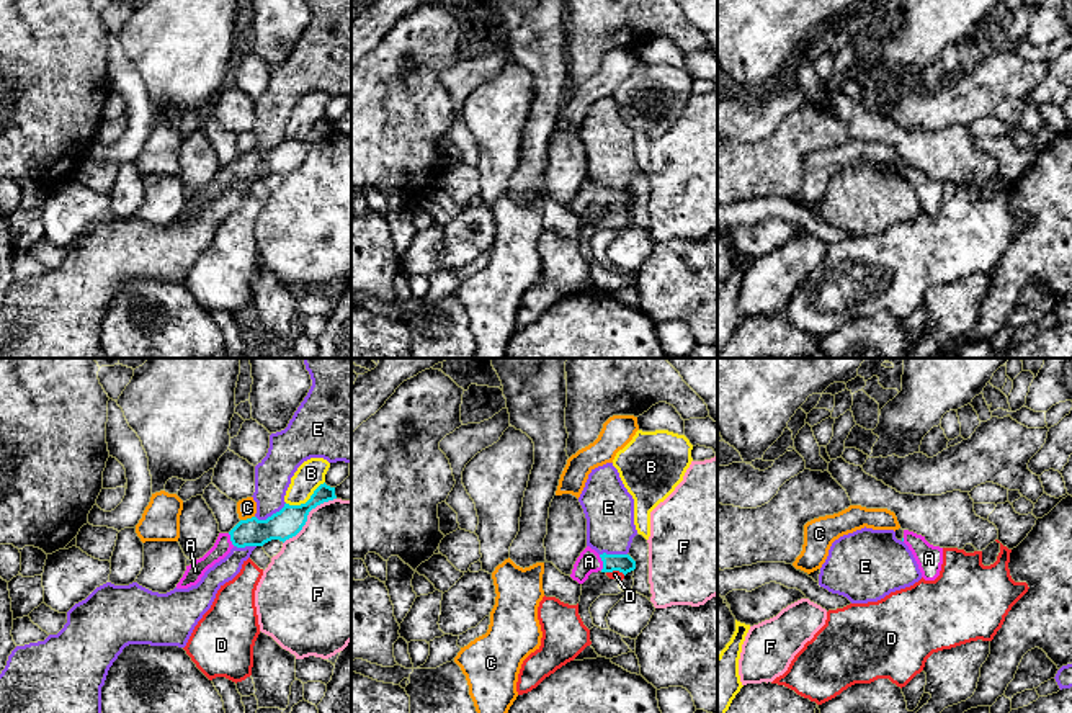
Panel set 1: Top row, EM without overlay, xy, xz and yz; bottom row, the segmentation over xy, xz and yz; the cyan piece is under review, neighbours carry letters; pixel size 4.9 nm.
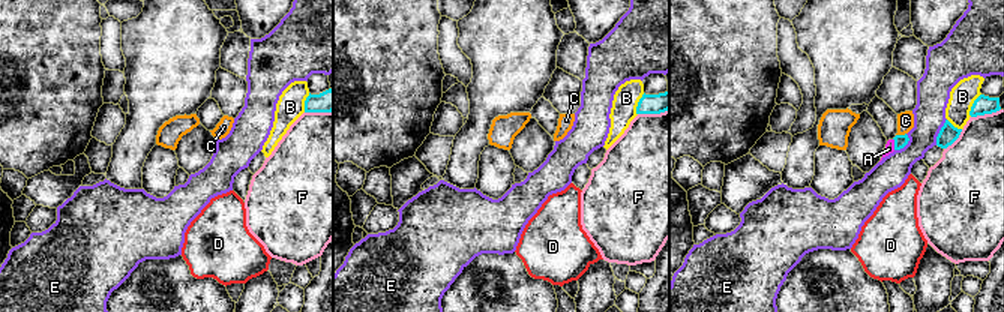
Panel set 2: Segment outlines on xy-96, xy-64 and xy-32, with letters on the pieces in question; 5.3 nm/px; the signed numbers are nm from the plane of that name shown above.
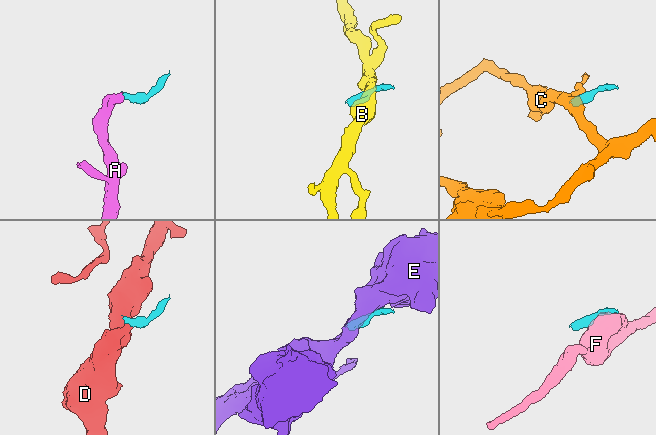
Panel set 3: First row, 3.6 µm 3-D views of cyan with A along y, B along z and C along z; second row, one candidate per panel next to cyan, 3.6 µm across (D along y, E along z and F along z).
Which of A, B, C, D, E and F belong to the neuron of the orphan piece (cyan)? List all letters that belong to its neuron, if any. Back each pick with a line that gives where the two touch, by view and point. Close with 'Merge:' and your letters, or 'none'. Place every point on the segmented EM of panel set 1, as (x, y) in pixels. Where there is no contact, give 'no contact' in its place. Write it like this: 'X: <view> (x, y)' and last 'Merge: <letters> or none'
A: xz (603, 563)
Merge: A

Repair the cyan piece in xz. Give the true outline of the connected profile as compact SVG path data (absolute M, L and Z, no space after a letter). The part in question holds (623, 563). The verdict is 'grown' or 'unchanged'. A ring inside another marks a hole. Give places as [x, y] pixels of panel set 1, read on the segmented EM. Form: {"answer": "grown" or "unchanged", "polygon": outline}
{"answer": "grown", "polygon": "M587 546L577 558L570 577L583 584L592 572L613 572L619 571L624 576L636 569L636 561L629 554L598 554Z"}

